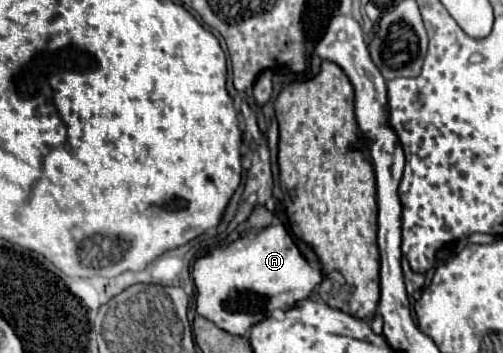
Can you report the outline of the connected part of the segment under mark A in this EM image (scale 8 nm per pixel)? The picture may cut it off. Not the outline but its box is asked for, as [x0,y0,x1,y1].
[192,222,322,336]

